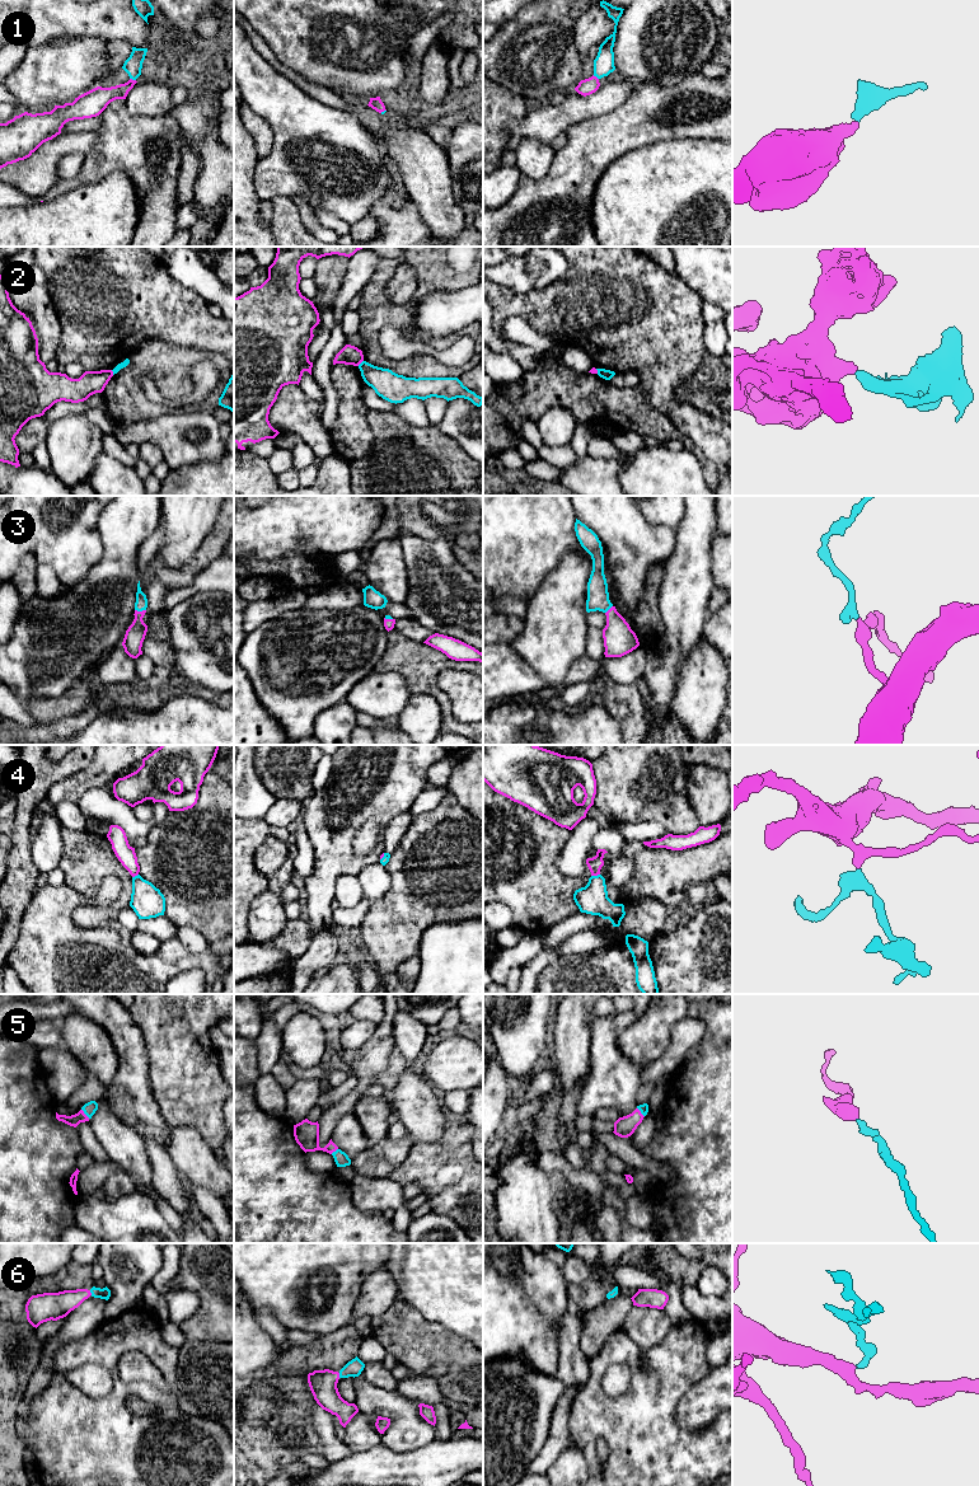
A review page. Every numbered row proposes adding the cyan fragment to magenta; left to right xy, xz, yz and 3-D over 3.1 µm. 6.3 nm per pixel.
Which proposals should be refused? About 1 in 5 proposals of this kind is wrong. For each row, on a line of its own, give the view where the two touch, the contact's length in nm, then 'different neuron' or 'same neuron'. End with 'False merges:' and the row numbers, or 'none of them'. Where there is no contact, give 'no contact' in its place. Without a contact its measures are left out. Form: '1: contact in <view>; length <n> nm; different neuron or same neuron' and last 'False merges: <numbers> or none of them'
1: contact in xy; length 40 nm; same neuron
2: contact in xz; length 50 nm; different neuron
3: contact in xy; length 70 nm; same neuron
4: contact in yz; length 60 nm; same neuron
5: contact in xy; length 80 nm; same neuron
6: contact in xy; length 40 nm; same neuron
False merges: 2

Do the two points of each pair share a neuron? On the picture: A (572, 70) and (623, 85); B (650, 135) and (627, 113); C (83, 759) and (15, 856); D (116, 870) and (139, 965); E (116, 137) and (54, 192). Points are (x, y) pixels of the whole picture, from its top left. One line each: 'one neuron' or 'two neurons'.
A: two neurons
B: one neuron
C: one neuron
D: two neurons
E: one neuron

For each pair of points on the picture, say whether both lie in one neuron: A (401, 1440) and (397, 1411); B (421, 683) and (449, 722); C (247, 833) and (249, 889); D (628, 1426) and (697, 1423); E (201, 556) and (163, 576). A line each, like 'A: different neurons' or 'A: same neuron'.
A: same neuron
B: same neuron
C: same neuron
D: different neurons
E: same neuron

